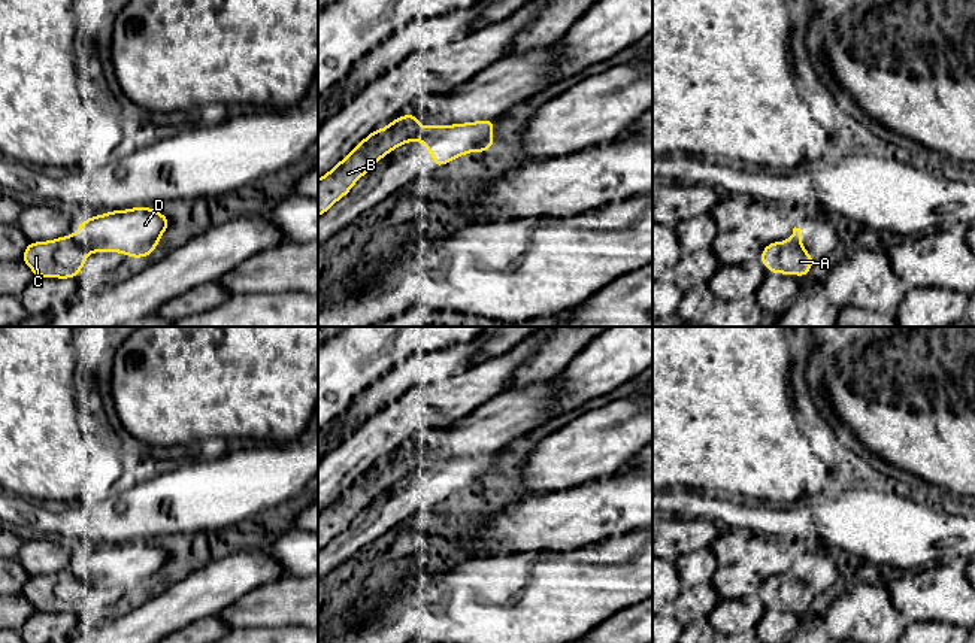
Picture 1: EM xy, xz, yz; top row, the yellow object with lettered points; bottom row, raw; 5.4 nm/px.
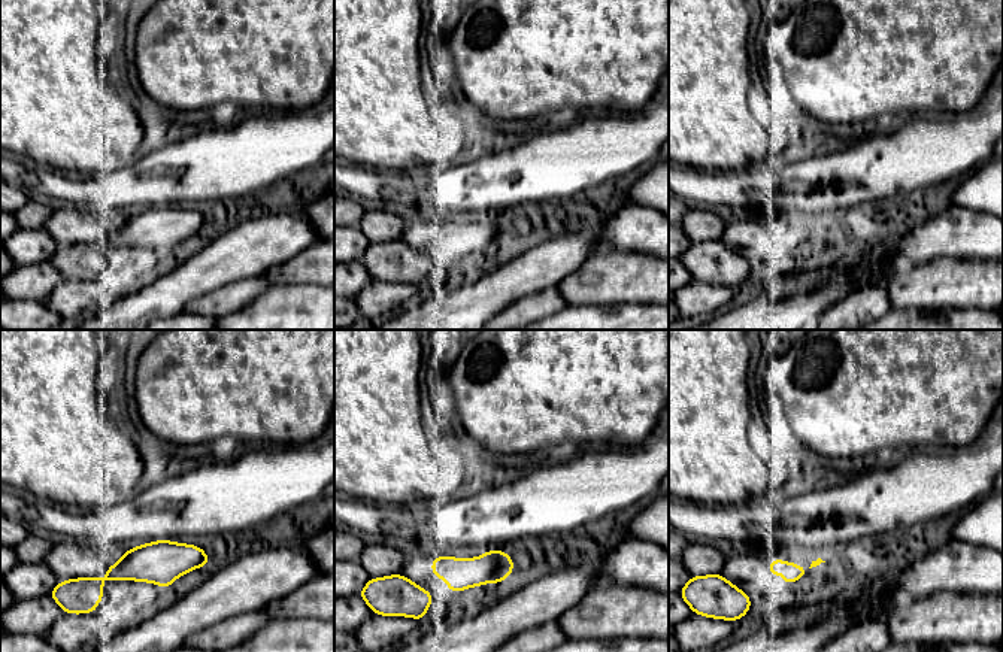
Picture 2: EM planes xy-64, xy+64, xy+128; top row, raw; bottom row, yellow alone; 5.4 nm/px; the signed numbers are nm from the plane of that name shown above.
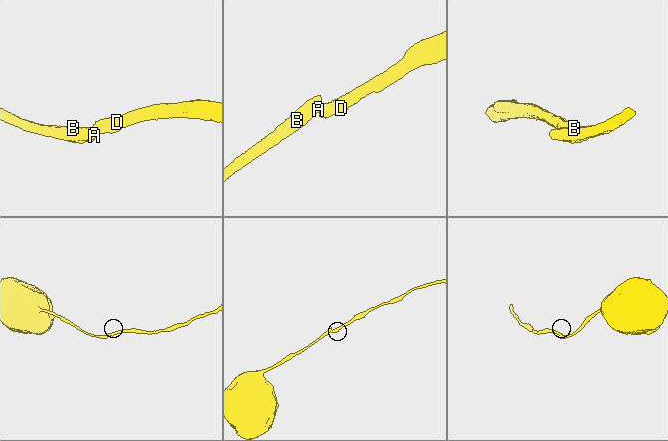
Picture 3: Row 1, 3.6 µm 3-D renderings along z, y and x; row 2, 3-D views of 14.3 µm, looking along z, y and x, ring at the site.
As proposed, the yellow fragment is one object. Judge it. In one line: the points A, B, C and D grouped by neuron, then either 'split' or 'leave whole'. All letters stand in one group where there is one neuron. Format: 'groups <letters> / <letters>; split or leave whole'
groups A B C / D; split

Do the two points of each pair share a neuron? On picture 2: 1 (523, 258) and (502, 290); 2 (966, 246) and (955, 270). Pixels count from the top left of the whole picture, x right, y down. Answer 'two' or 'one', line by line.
1: one
2: two

